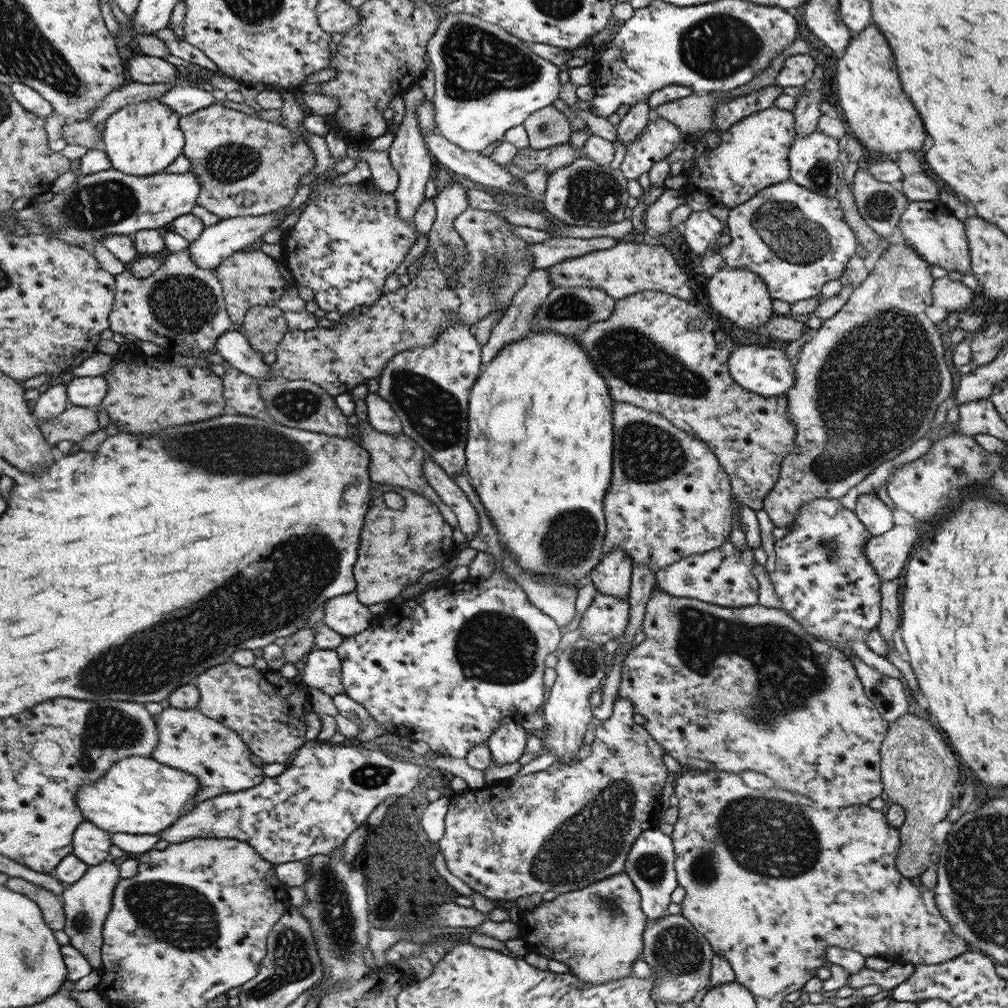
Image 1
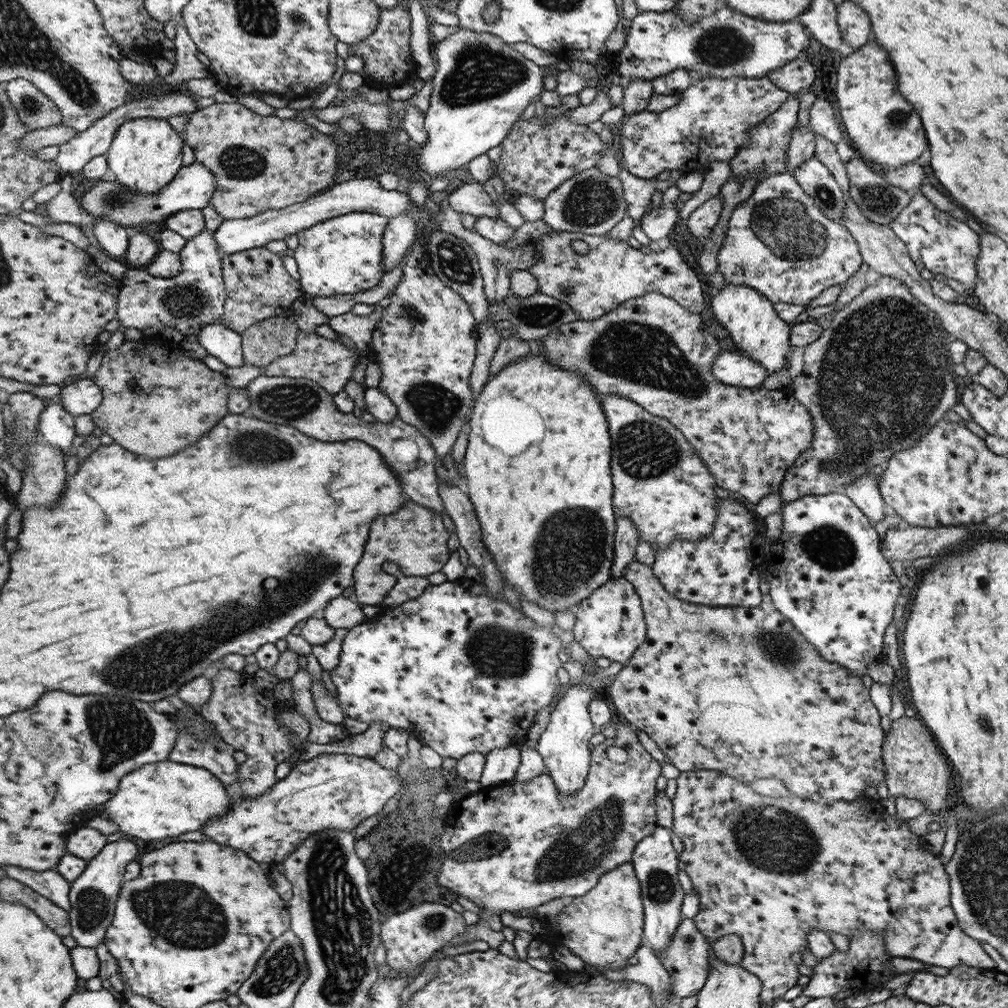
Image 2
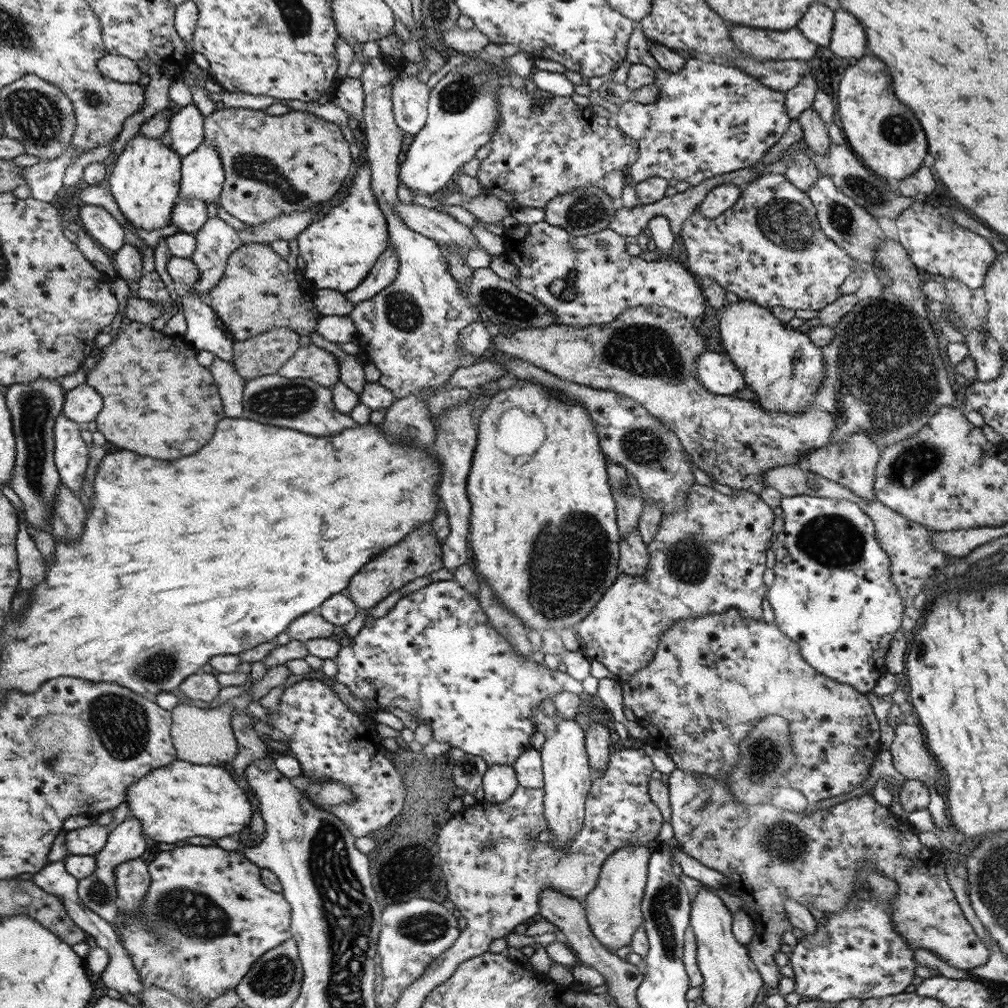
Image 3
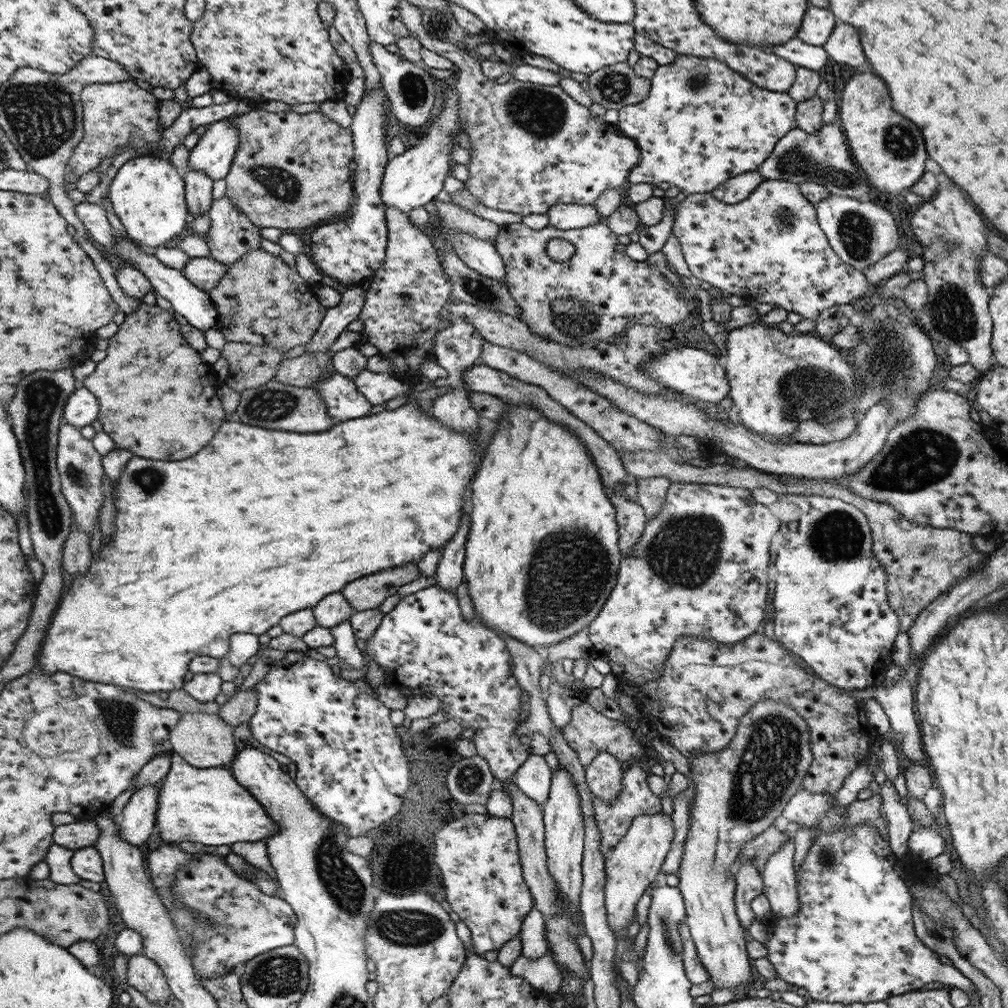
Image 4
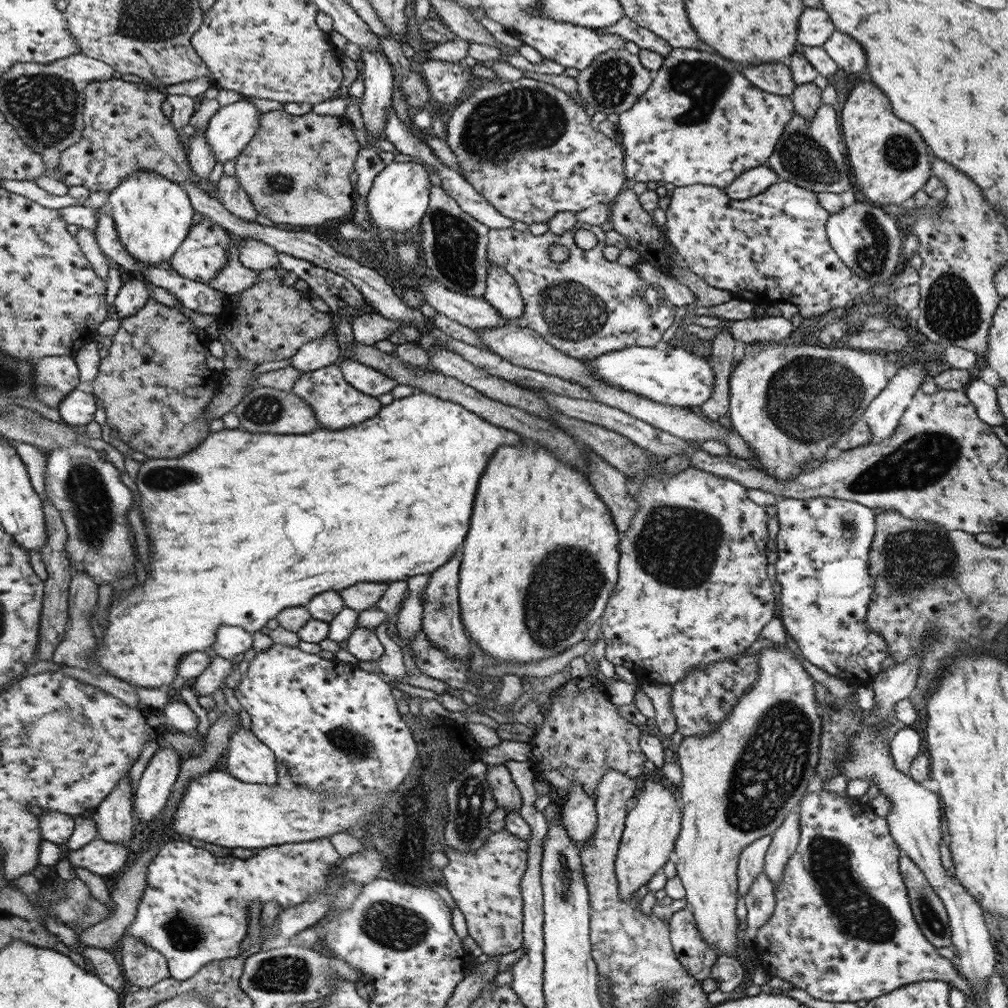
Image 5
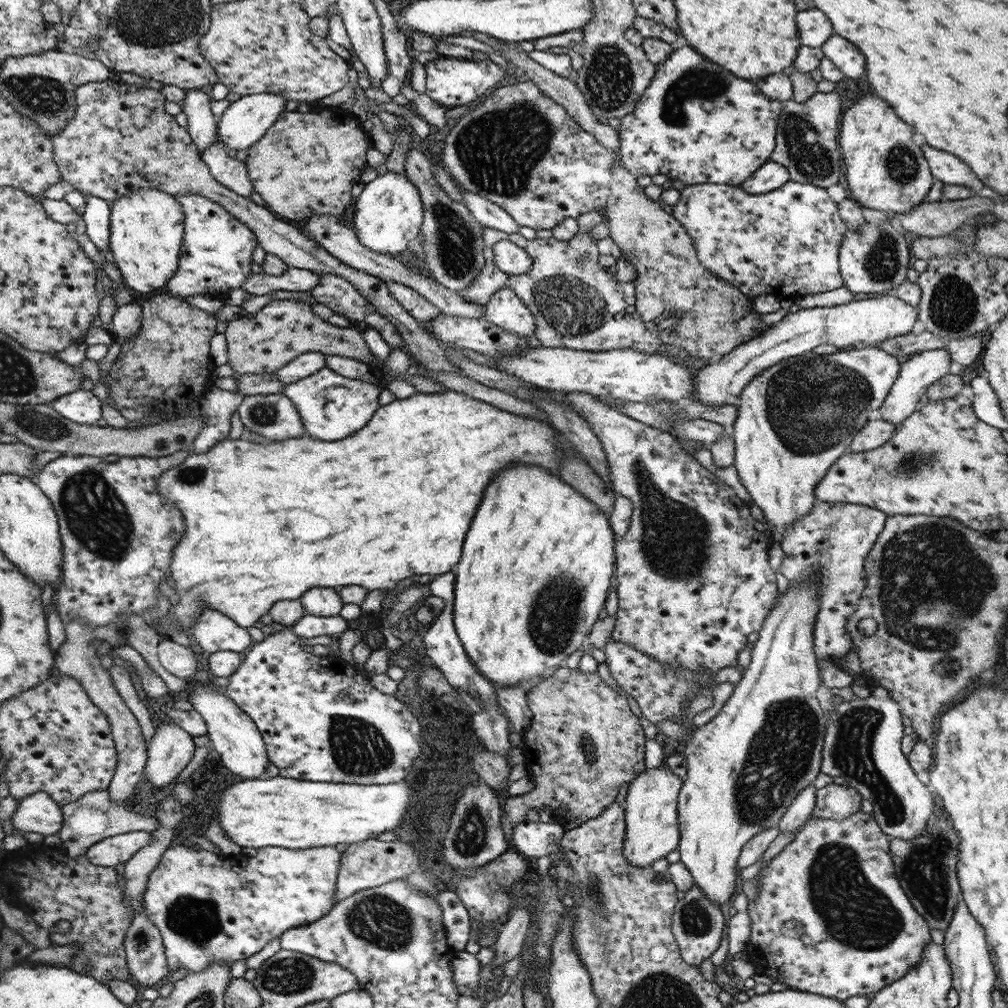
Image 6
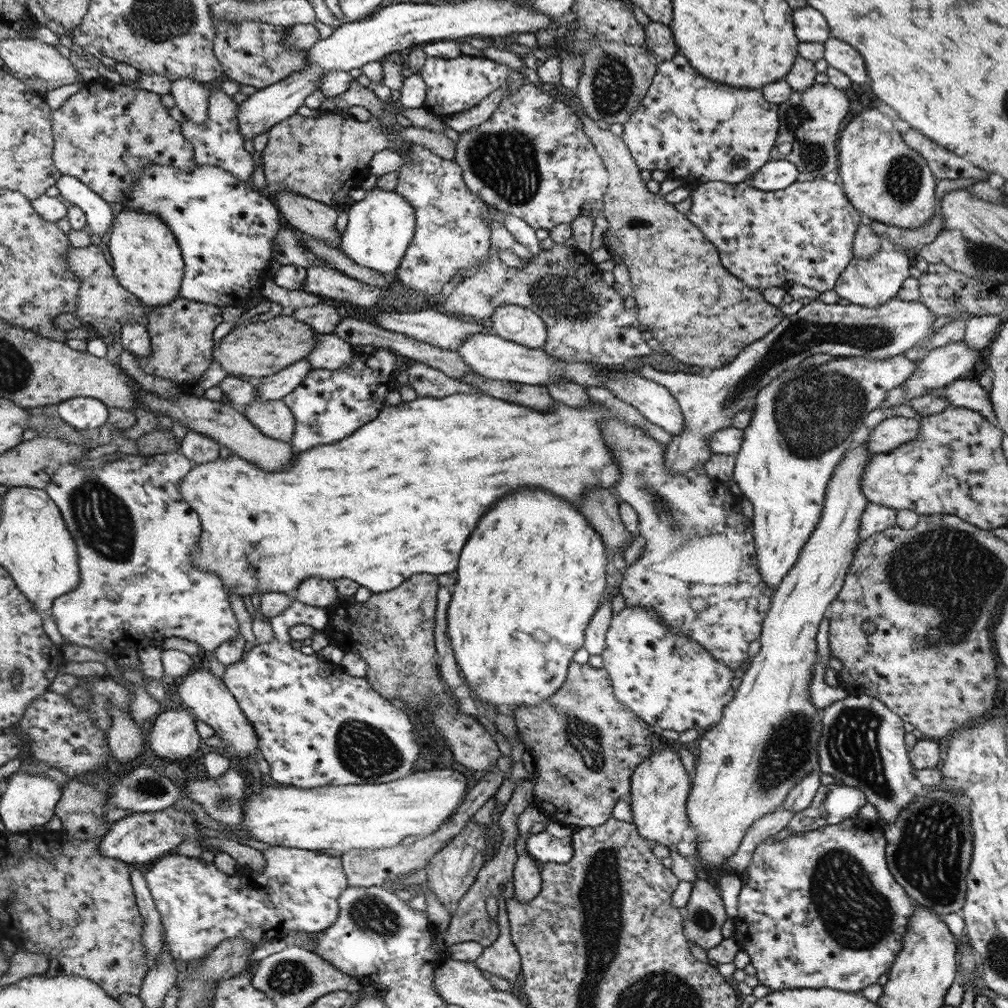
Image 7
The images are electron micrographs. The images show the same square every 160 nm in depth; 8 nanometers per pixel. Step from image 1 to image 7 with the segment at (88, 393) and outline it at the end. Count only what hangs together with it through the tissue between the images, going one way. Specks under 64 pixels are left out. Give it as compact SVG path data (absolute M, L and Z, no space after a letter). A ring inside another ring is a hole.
M71 398L55 405L55 408L64 422L84 432L86 428L100 428L108 420L108 408L98 398Z

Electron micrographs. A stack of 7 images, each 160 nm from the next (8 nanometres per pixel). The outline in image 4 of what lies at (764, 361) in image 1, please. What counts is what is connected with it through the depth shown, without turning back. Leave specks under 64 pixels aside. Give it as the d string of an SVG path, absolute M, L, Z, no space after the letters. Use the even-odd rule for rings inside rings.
M680 347L669 350L663 356L656 357L646 366L647 374L651 374L656 382L662 382L663 386L687 395L692 400L702 402L719 403L722 398L729 396L731 385L726 368L718 364L718 357L694 347Z

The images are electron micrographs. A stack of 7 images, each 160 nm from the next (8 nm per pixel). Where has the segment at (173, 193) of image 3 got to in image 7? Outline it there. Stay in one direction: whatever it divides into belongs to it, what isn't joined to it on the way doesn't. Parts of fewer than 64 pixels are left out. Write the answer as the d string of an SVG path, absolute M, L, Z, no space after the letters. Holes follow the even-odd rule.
M124 208L112 225L110 240L105 247L112 256L118 281L135 294L147 310L170 305L180 297L186 263L175 233L157 214Z

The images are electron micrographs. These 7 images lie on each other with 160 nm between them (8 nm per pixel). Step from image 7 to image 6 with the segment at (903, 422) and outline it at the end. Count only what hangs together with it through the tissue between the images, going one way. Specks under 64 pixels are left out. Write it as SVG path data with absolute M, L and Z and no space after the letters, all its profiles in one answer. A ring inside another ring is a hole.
M871 417L854 437L849 447L854 453L878 448L891 439L897 427L895 424L880 418Z

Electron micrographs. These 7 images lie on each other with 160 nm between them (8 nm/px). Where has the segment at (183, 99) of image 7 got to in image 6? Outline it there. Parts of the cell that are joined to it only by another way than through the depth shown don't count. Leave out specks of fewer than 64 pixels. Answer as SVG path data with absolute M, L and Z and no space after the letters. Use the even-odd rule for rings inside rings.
M199 89L186 90L183 99L184 99L184 104L182 104L182 113L184 113L186 117L188 117L188 123L186 127L190 131L191 139L195 142L195 145L200 150L200 155L201 155L201 150L203 148L206 148L207 146L210 146L217 139L217 118L215 118L214 114L212 114L211 108L210 108L210 103L212 99L208 94L204 93L203 91L200 91Z

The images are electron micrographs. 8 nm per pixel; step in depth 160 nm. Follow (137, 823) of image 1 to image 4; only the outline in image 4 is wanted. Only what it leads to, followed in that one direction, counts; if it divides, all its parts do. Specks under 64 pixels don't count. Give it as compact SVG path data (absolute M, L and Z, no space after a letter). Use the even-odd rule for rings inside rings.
M173 753L171 767L160 782L156 824L165 844L200 842L206 846L266 840L279 830L277 822L255 796L224 767L196 768Z

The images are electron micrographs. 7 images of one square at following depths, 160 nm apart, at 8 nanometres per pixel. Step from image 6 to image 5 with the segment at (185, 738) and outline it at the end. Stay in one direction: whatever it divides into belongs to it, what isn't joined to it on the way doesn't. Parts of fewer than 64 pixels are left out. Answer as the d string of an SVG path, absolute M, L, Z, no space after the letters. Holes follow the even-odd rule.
M160 747L149 760L132 798L136 816L141 821L155 821L165 811L174 783L179 778L181 755L176 749Z

